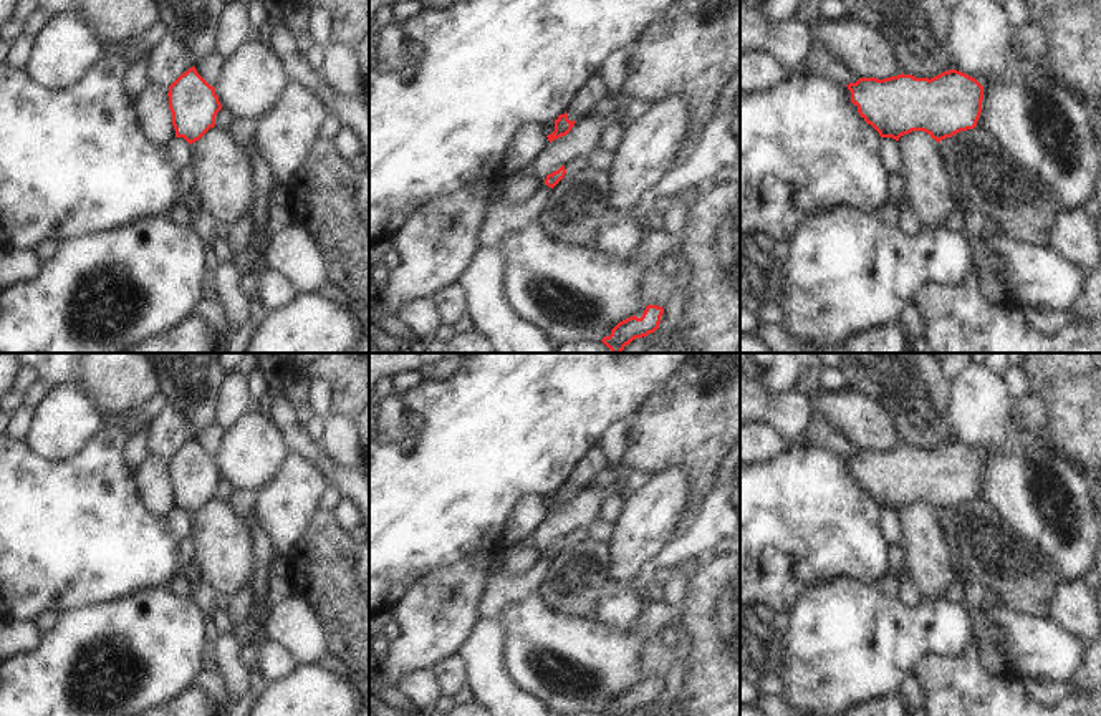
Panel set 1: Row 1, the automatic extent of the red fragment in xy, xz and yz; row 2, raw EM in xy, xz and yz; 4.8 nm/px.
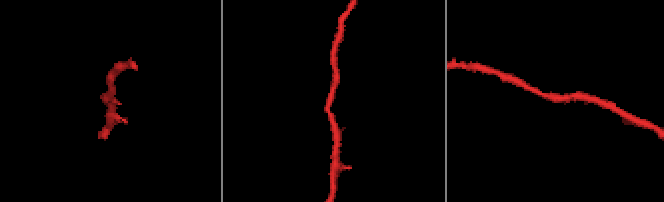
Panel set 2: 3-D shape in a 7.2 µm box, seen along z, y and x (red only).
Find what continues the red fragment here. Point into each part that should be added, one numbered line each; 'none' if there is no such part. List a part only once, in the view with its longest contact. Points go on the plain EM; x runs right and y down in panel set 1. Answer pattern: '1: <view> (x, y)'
none

